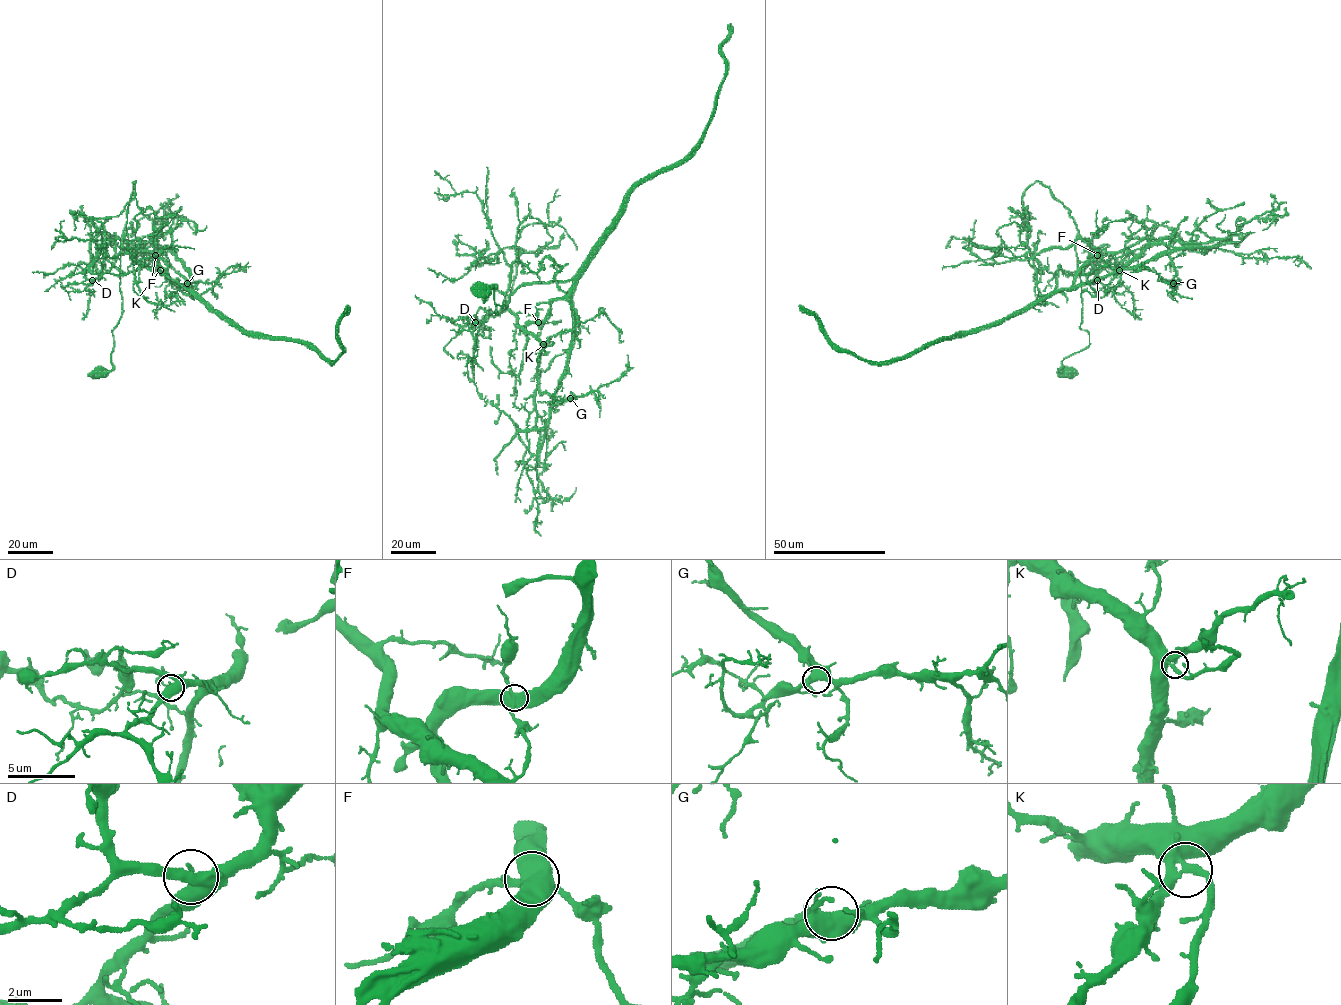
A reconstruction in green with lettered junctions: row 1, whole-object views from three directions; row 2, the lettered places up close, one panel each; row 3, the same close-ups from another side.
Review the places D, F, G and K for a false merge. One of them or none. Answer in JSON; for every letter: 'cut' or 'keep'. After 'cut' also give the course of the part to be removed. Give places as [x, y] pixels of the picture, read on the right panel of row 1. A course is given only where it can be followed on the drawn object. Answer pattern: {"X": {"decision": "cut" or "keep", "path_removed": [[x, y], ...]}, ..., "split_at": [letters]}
{"D": {"decision": "keep"}, "F": {"decision": "cut", "path_removed": [[1097, 255], [1070, 287], [1001, 321], [938, 338], [886, 362], [840, 350], [823, 325], [799, 306]]}, "G": {"decision": "keep"}, "K": {"decision": "keep"}, "split_at": ["F"]}

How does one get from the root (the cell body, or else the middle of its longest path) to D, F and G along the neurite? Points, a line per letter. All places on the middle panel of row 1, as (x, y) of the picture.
D: (484, 291), (496, 286), (495, 313), (498, 305), (505, 307), (504, 300), (505, 309), (475, 322)
F: (484, 291), (496, 286), (496, 314), (498, 305), (505, 307), (504, 300), (528, 333), (540, 334), (538, 322)
G: (484, 291), (496, 286), (496, 314), (504, 300), (517, 324), (539, 342), (539, 390), (560, 401), (570, 398)

